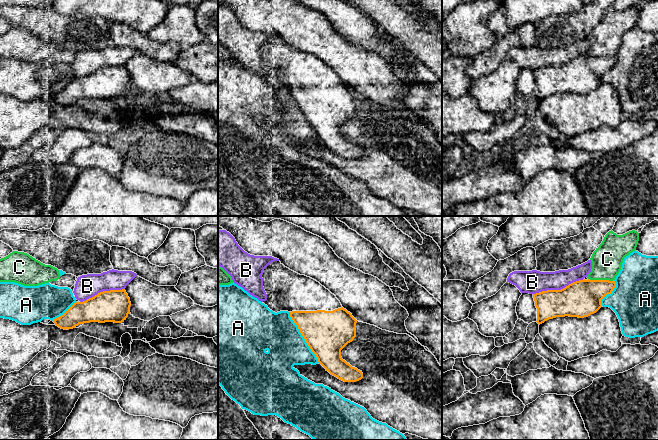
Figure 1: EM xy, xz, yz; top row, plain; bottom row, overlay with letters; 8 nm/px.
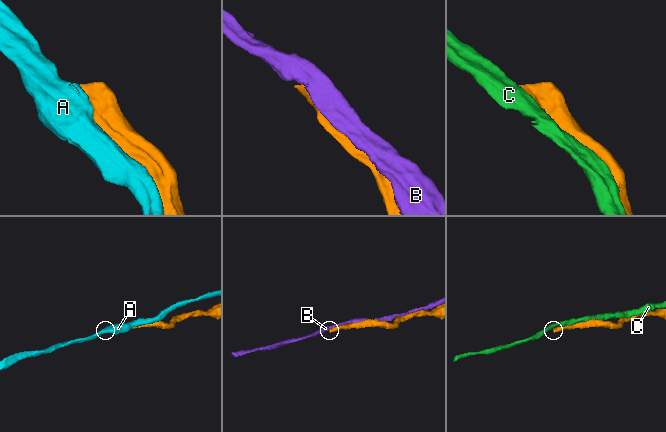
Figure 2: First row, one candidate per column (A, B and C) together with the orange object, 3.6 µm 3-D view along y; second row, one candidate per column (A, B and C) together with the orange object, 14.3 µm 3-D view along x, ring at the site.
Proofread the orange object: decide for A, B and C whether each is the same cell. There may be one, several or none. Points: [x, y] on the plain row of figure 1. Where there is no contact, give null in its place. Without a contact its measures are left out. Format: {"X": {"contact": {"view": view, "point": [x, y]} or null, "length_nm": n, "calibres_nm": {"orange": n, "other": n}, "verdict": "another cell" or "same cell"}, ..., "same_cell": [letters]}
{"A": {"contact": {"view": "xz", "point": [303, 112]}, "length_nm": 480, "calibres_nm": {"orange": 360, "other": 320}, "verdict": "another cell"}, "B": {"contact": {"view": "yz", "point": [558, 66]}, "length_nm": 420, "calibres_nm": {"orange": 300, "other": 190}, "verdict": "another cell"}, "C": {"contact": {"view": "yz", "point": [601, 56]}, "length_nm": 200, "calibres_nm": {"orange": 300, "other": 240}, "verdict": "another cell"}, "same_cell": []}

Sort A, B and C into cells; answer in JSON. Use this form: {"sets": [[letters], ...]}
{"sets": [["A"], ["B"], ["C"]]}

